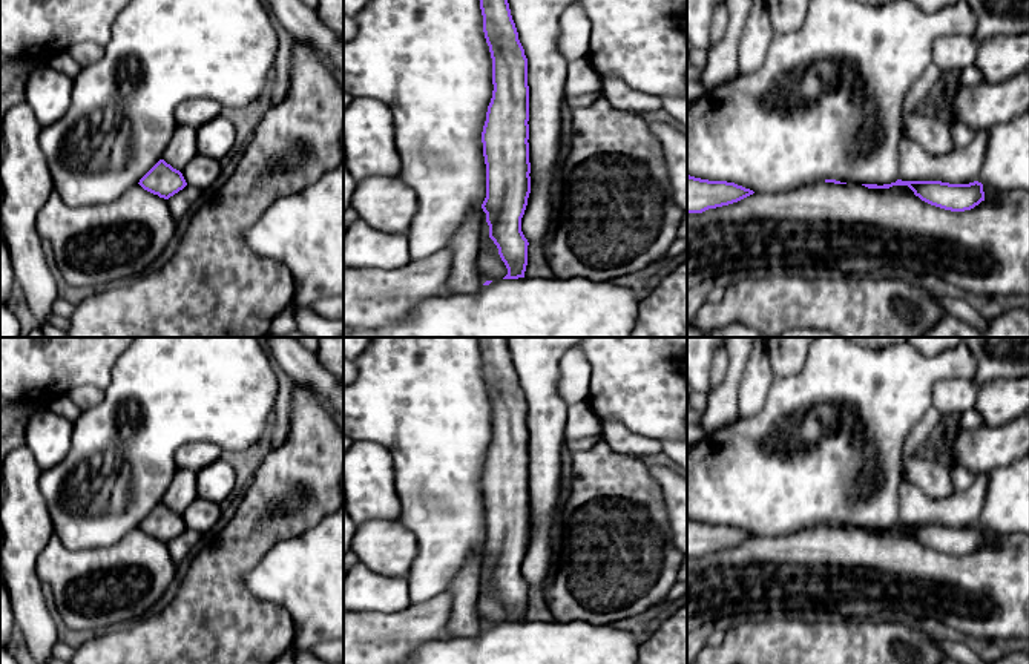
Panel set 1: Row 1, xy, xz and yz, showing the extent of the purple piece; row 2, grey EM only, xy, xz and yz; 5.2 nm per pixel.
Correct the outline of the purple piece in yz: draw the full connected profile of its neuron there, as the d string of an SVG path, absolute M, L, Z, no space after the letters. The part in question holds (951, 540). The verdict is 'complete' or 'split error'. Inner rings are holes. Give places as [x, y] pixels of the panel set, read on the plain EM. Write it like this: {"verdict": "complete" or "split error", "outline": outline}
{"verdict": "split error", "outline": "M687 518L687 633L719 618L738 620L741 615L790 615L796 610L827 612L842 620L874 620L885 612L889 618L908 620L923 624L935 620L948 627L951 633L963 635L968 641L992 641L997 638L1029 638L1029 535L998 535L978 523L969 528L949 528L942 524L902 524L891 528L847 528L825 523L817 528L804 529L791 535L754 537L750 532L727 524L708 524Z"}

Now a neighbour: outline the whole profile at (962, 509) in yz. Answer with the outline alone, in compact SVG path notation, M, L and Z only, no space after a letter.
M975 474L974 485L966 491L934 500L914 483L902 482L899 495L902 524L942 524L969 528L978 523L988 494L988 474Z

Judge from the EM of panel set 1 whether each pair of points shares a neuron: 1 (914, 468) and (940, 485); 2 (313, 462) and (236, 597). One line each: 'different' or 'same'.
1: same
2: same

